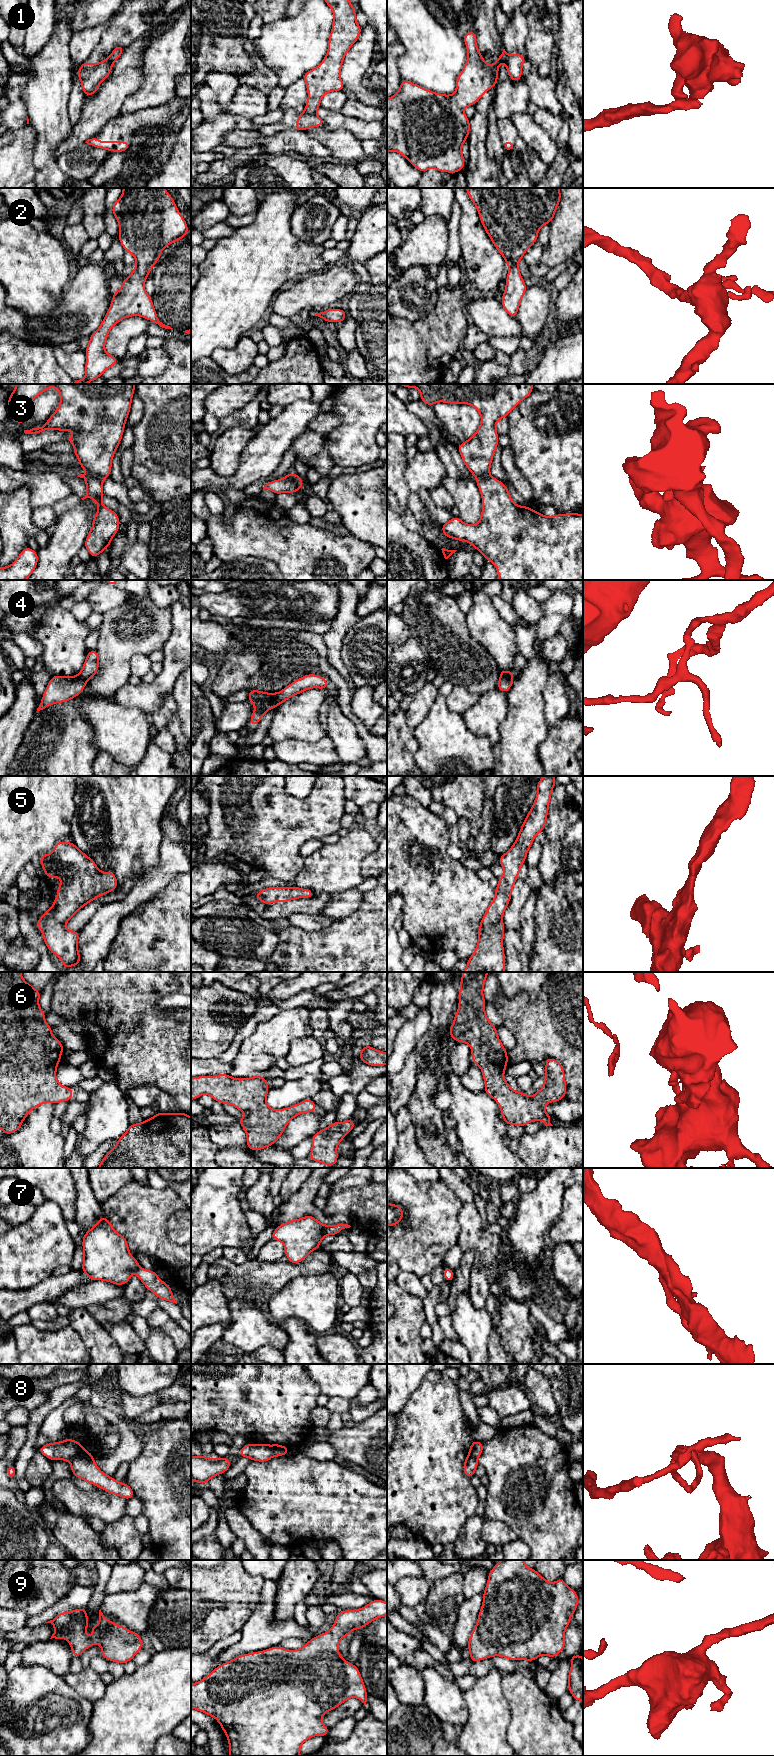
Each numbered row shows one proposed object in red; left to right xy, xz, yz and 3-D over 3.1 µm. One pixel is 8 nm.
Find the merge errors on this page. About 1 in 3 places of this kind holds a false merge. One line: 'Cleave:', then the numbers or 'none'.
Cleave: 1, 3, 4, 8

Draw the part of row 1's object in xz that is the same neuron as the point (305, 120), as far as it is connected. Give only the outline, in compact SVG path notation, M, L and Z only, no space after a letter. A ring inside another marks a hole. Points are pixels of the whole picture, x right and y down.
M304 111L299 114L293 129L306 131L311 127L323 127L323 125L324 120L321 117Z

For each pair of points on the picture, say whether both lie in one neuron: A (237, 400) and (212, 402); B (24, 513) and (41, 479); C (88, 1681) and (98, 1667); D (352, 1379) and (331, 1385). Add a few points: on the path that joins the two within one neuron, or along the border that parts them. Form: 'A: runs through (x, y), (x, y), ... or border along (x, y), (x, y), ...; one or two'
A: runs through (231, 400), (218, 402); one
B: border along (10, 491), (25, 486), (33, 508); two
C: border along (90, 1666), (100, 1675); two
D: runs through (347, 1379), (336, 1380); one

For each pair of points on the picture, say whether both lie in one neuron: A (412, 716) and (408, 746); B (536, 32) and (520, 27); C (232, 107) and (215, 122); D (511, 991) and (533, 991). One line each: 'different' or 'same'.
A: different
B: different
C: different
D: same

